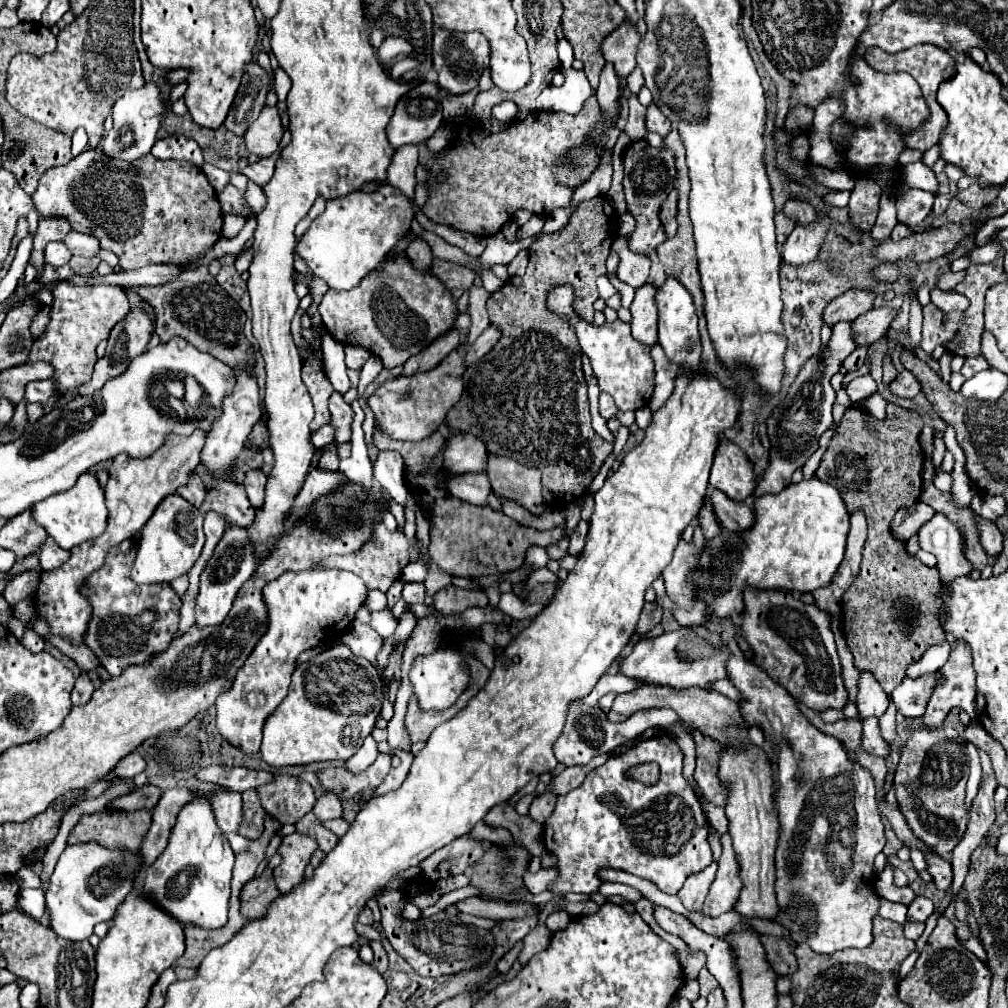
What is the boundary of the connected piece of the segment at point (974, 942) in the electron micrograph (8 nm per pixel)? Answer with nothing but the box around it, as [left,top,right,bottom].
[962,937,988,963]

